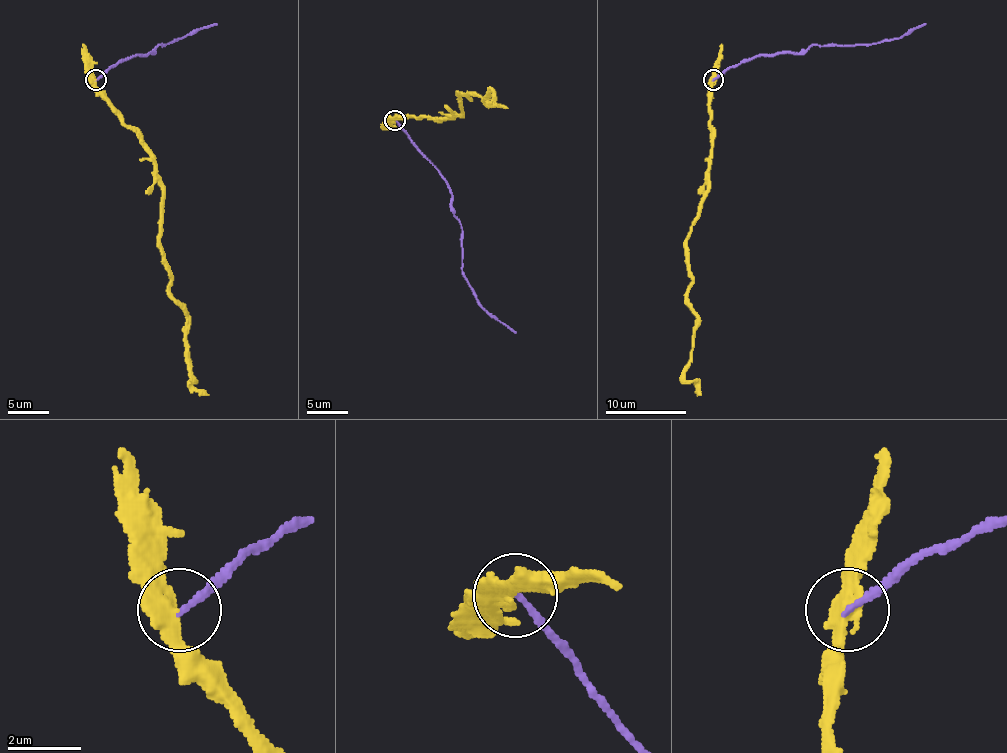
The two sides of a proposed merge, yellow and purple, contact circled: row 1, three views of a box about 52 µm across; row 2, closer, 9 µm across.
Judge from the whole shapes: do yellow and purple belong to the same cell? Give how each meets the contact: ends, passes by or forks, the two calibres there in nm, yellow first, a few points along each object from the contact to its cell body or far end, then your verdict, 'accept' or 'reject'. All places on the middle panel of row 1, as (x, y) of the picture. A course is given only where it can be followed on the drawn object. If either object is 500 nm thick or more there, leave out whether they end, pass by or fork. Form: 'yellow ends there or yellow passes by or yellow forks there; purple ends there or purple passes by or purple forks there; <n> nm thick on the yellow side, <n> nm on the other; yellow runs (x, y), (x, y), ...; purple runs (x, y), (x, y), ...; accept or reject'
yellow passes by; purple ends there; 360 nm thick on the yellow side, 160 nm on the other; yellow runs (395, 121), (460, 114), (458, 94), (468, 98), (470, 94), (487, 102), (491, 92), (491, 104), (507, 108); purple runs (395, 121), (448, 186), (452, 212), (462, 228), (462, 275), (476, 301), (515, 332); reject

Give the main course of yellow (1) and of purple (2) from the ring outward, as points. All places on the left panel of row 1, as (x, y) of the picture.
1: (96, 79), (96, 91), (153, 162), (161, 191), (161, 262), (188, 319), (192, 384), (208, 394)
2: (96, 79), (131, 57), (153, 52), (159, 44), (163, 46), (216, 24)

